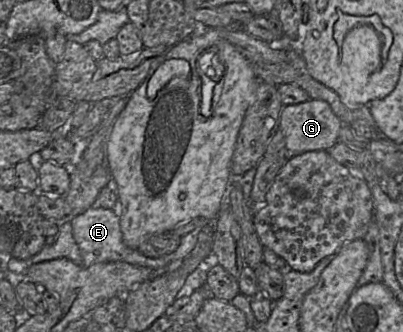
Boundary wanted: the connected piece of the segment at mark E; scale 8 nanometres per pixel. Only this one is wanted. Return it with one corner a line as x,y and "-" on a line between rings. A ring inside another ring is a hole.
91,207
83,213
71,216
68,219
71,220
73,237
82,256
82,266
86,268
96,263
124,261
150,269
161,269
168,266
171,262
183,261
194,249
201,230
201,226
199,226
190,233
182,236
178,248
172,253
159,258
149,258
141,254
138,250
129,248
123,242
118,208
114,211
113,209

